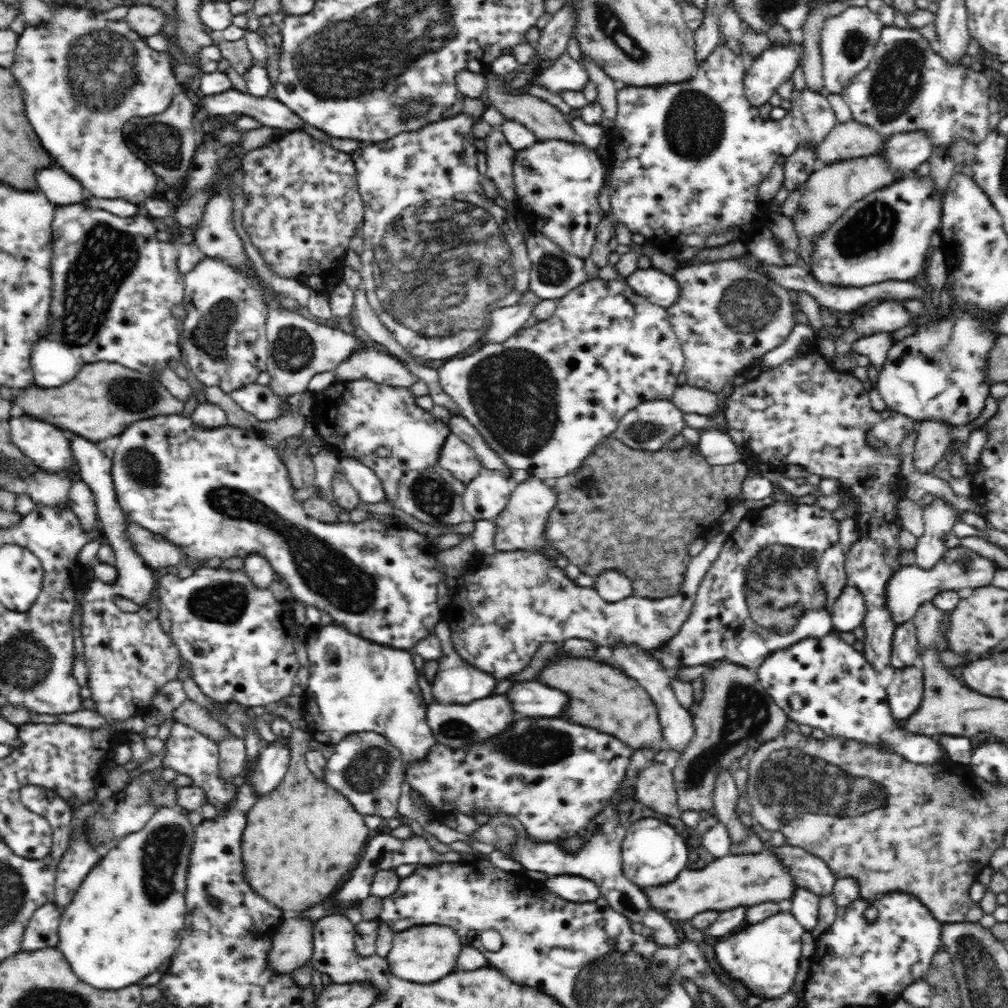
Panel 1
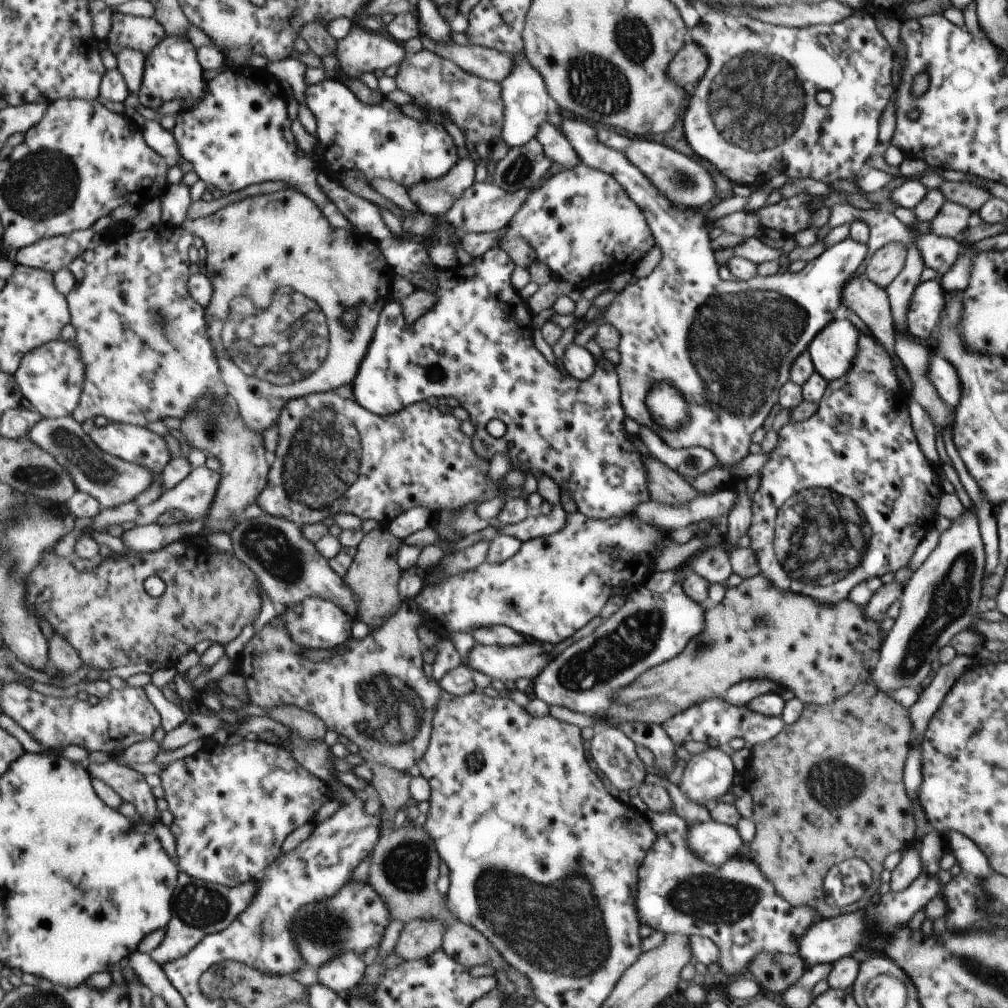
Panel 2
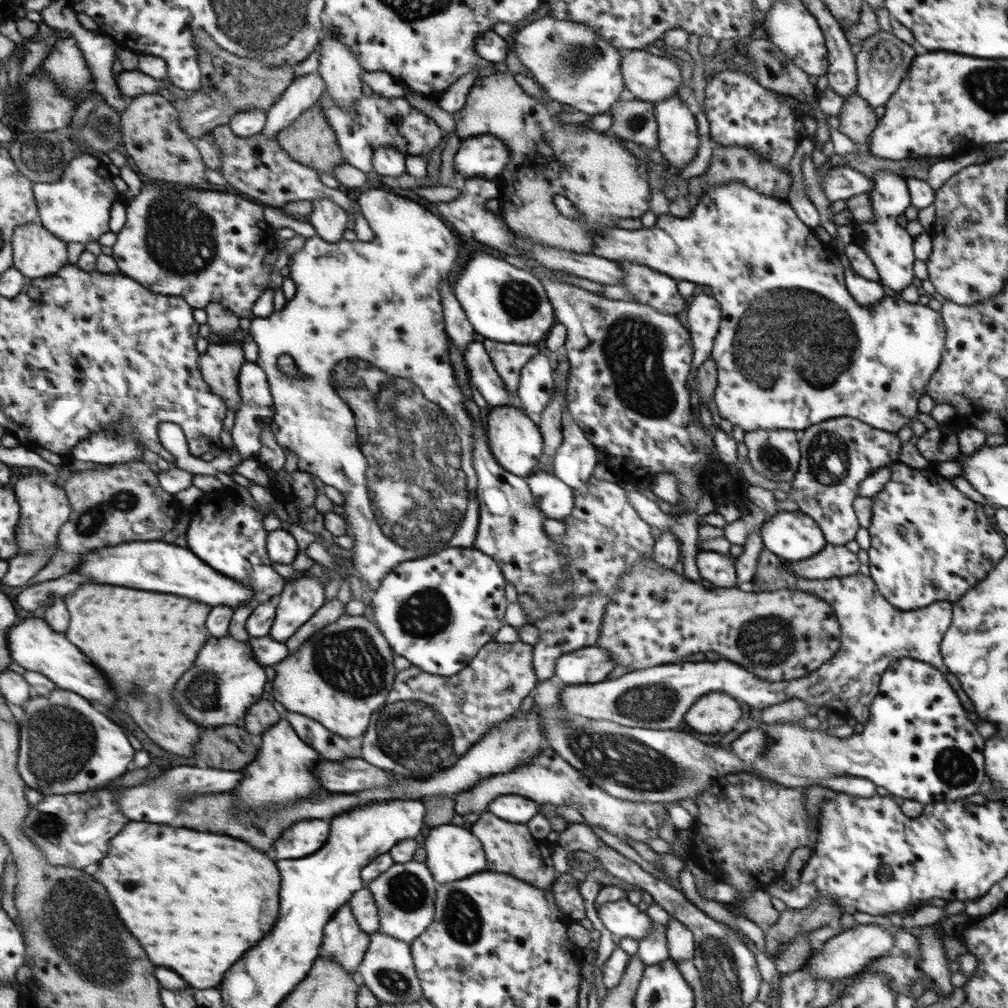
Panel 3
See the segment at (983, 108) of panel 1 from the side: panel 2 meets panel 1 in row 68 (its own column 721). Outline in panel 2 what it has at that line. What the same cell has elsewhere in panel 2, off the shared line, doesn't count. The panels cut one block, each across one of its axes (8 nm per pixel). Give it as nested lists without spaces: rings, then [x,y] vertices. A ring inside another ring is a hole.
[[[649,811],[649,824],[655,833],[655,840],[637,871],[637,894],[634,903],[639,922],[665,935],[699,935],[711,940],[718,950],[716,962],[720,968],[713,982],[724,982],[736,976],[748,975],[748,965],[760,953],[788,955],[798,952],[801,938],[818,921],[817,916],[814,916],[816,912],[809,905],[790,905],[776,892],[751,854],[748,857],[737,857],[736,854],[719,866],[712,865],[698,859],[690,851],[689,826],[681,817],[669,812]]]

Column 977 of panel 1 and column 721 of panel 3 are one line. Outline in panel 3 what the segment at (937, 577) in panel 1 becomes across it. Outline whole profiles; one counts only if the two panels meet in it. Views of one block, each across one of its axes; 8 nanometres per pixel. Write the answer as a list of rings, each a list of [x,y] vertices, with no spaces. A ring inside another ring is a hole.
[[[701,550],[695,556],[695,564],[700,578],[710,582],[713,587],[735,587],[734,557],[713,551]]]

